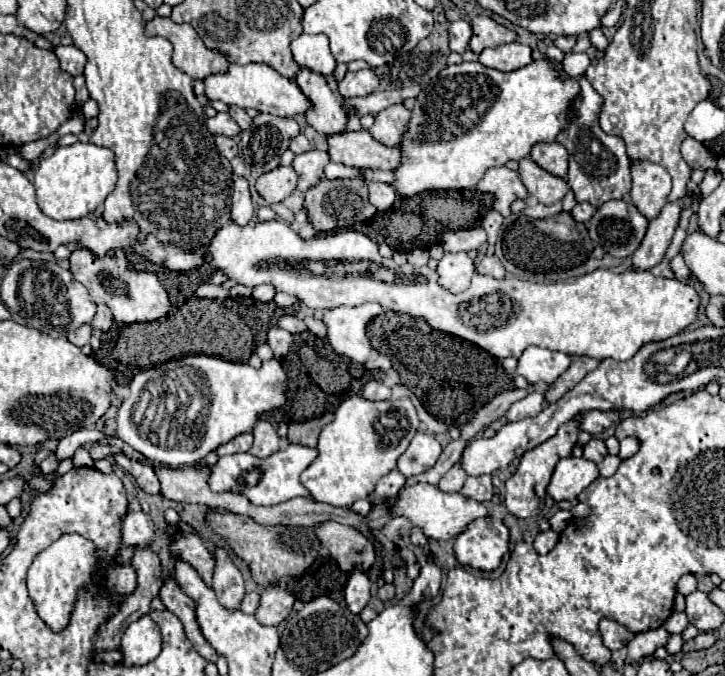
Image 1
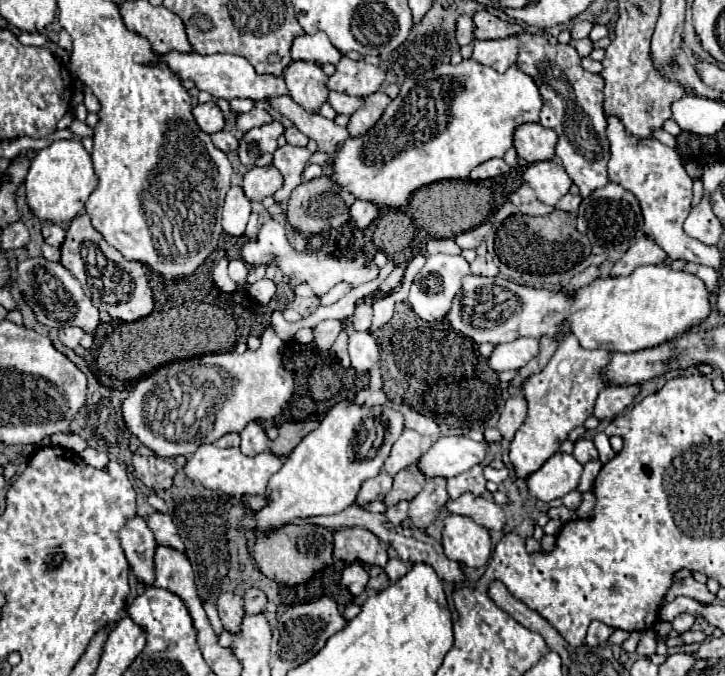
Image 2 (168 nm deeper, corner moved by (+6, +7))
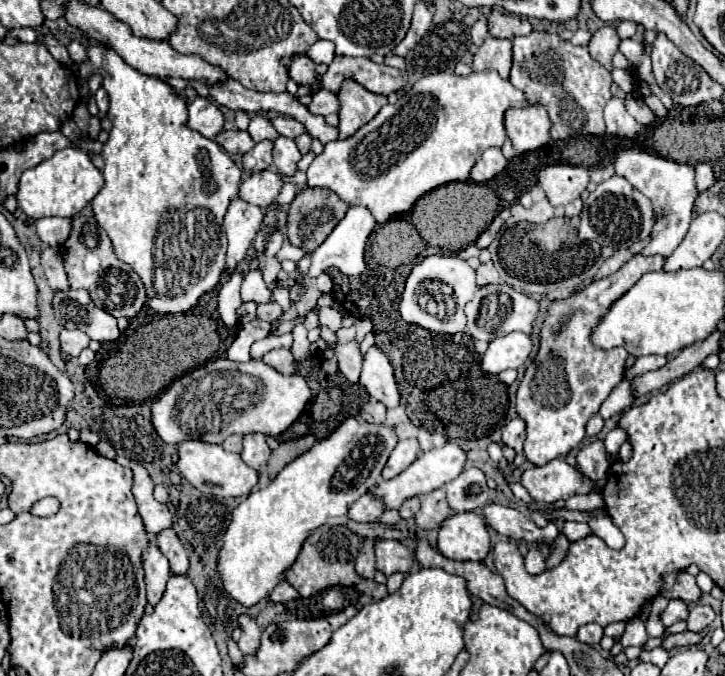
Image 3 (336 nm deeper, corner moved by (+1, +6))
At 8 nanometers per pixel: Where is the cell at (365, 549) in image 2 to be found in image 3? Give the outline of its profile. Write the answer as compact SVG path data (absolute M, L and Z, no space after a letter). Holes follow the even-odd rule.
M377 540L375 558L377 558L377 570L381 570L387 576L393 572L407 574L411 568L409 550L403 542L397 540Z

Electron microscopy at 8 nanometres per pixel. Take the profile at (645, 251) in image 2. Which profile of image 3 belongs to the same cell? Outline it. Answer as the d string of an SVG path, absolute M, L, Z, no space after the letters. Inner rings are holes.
M637 254L625 262L615 274L595 280L565 300L555 300L549 306L547 320L541 330L541 348L535 360L527 366L527 372L517 390L517 414L527 424L527 438L523 446L525 458L535 466L545 466L553 458L567 456L585 438L585 424L599 412L605 398L625 376L625 348L599 350L591 344L589 334L595 320L607 312L607 308L623 296L643 272L663 270L665 258Z

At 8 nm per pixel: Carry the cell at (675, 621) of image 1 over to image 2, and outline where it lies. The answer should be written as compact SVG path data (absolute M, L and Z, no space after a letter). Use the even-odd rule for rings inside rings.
M682 613L678 615L674 621L672 621L672 629L678 631L678 633L684 633L684 631L690 631L692 625L694 625L696 617L694 615L688 615L688 613Z

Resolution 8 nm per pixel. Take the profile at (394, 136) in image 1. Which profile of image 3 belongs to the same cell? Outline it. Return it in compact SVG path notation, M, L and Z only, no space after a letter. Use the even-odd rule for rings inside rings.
M345 80L339 90L339 138L353 136L361 126L377 116L377 112L387 104L387 96L367 92L353 80Z

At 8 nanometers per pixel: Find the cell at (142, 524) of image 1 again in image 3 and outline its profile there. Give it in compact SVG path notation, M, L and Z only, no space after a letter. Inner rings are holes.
M149 542L149 546L143 550L141 556L143 562L143 570L145 570L145 588L147 588L147 600L149 604L157 604L159 598L163 596L163 588L165 582L171 576L169 570L169 562L167 558L159 552L159 548L155 546L155 542Z

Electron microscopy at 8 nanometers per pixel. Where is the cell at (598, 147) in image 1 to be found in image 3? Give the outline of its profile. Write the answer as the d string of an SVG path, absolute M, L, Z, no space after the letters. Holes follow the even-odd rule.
M531 32L513 38L513 68L509 78L519 90L527 92L533 104L543 106L553 122L551 138L567 140L573 136L605 136L603 106L611 100L611 74L587 52L587 46L561 42L557 34Z

